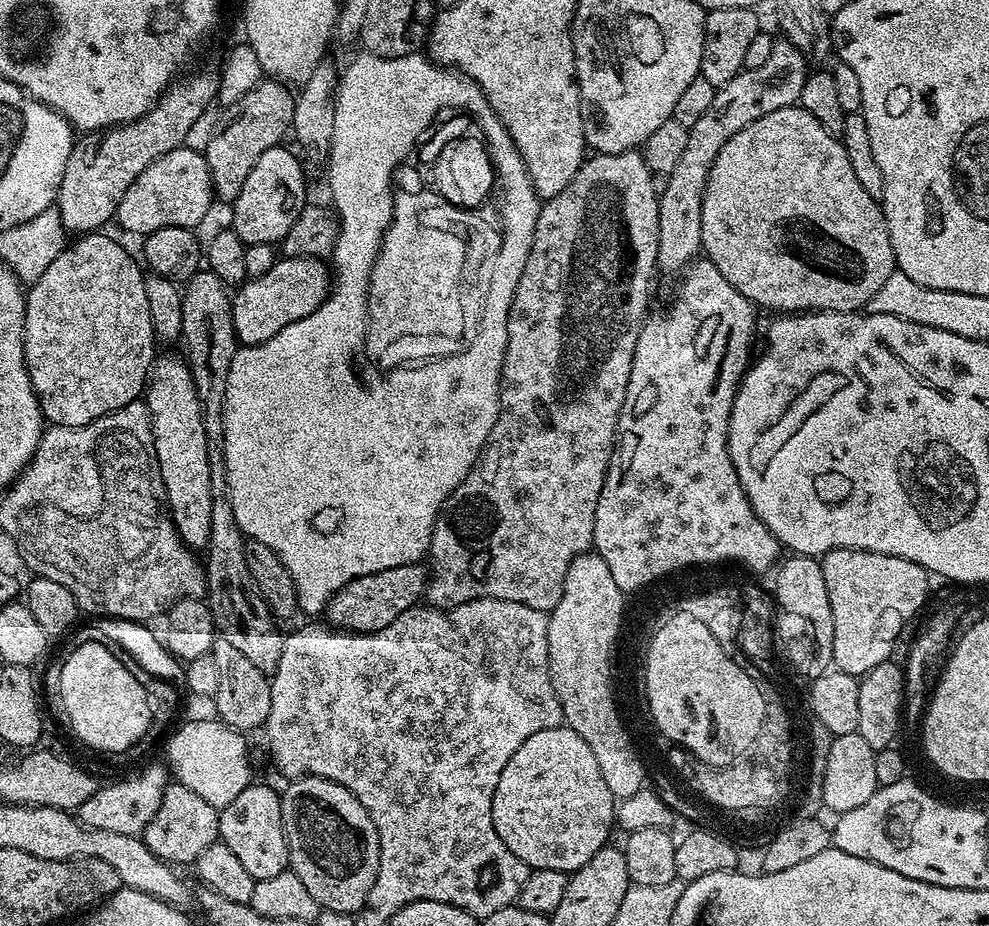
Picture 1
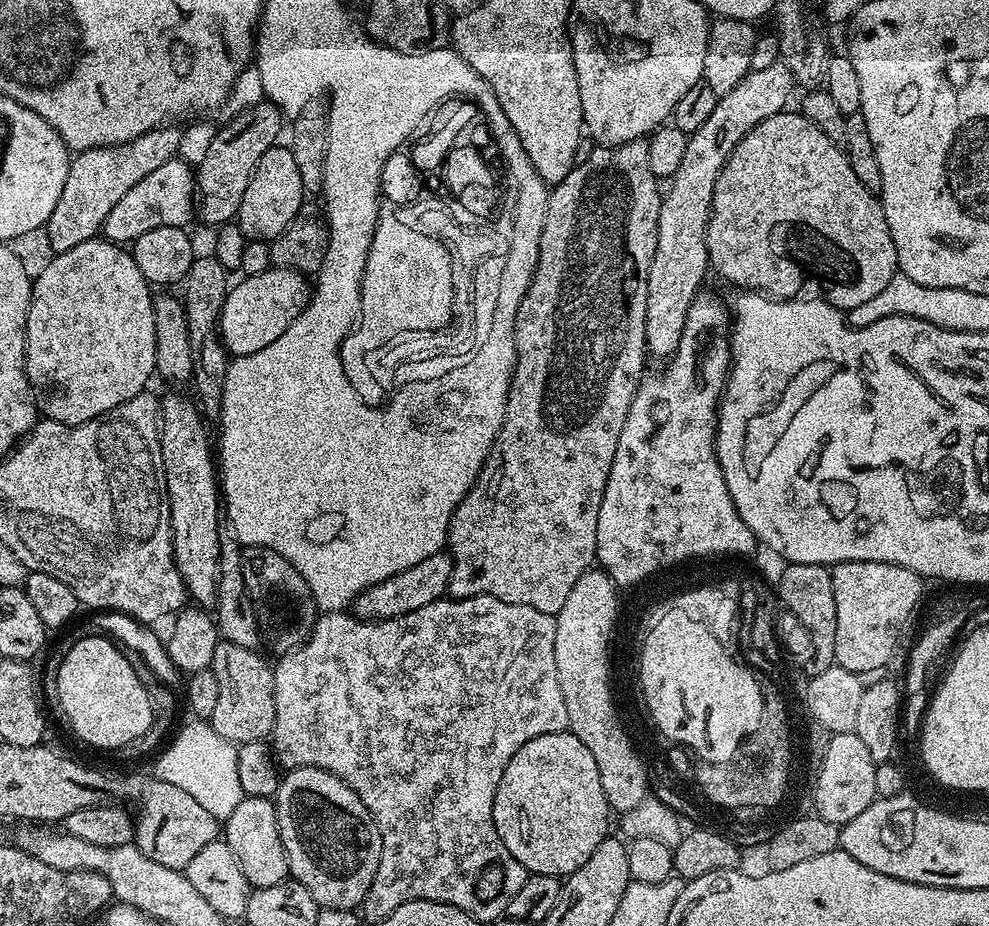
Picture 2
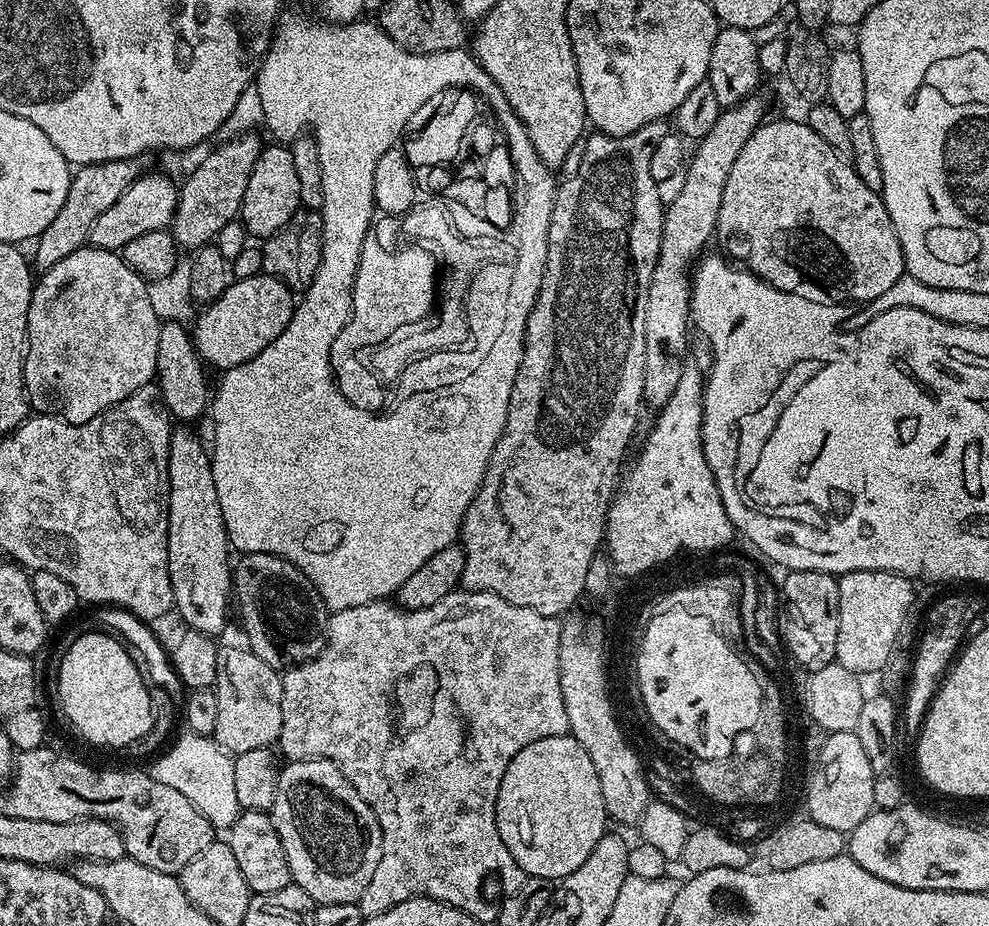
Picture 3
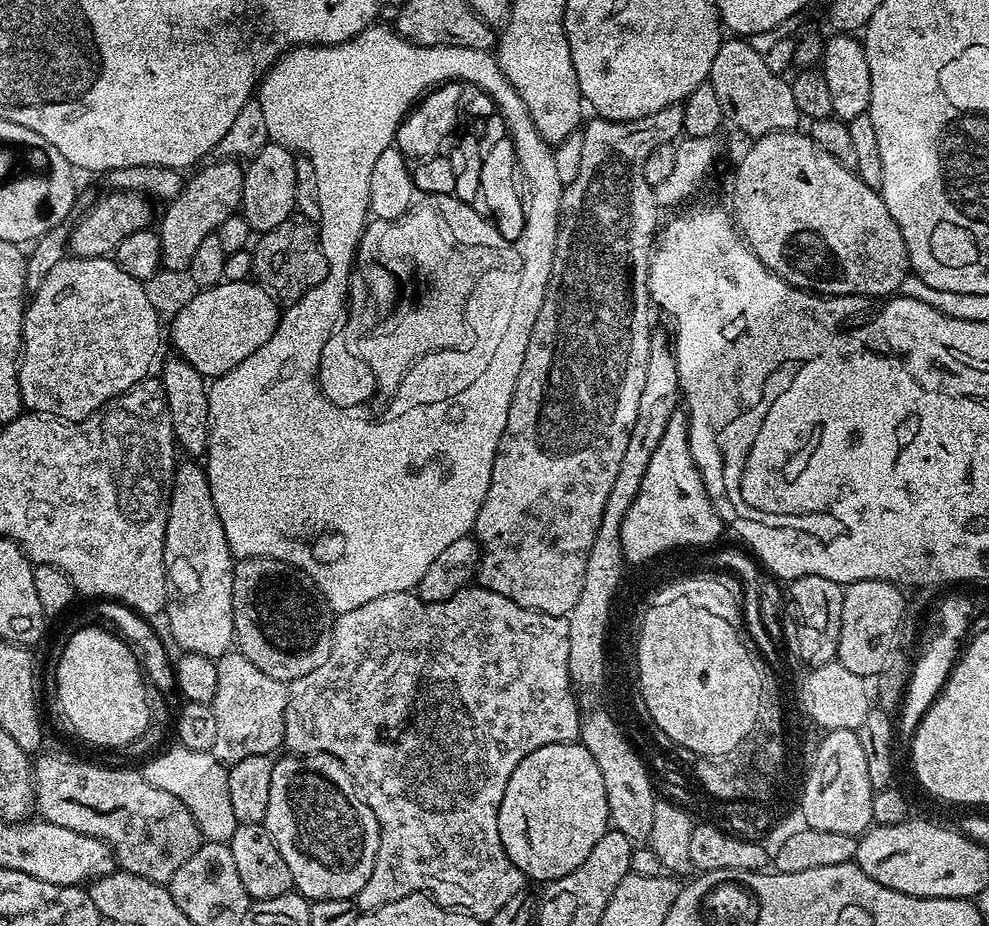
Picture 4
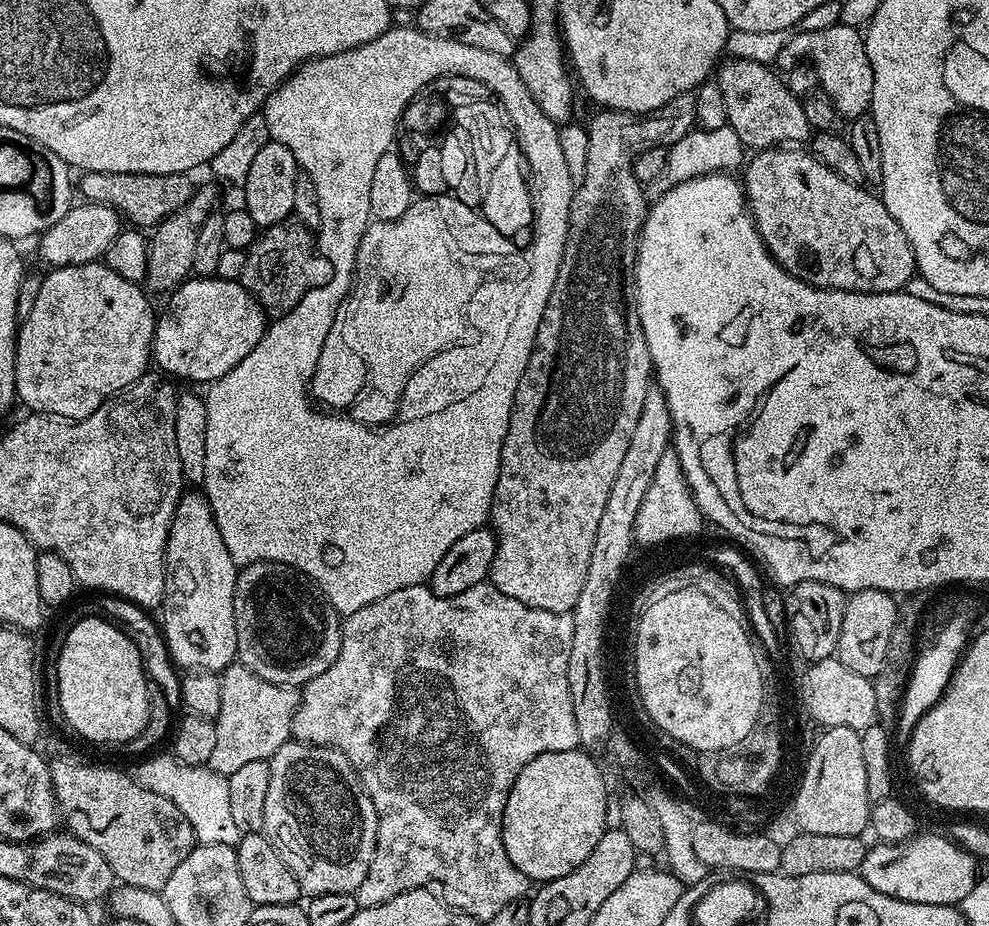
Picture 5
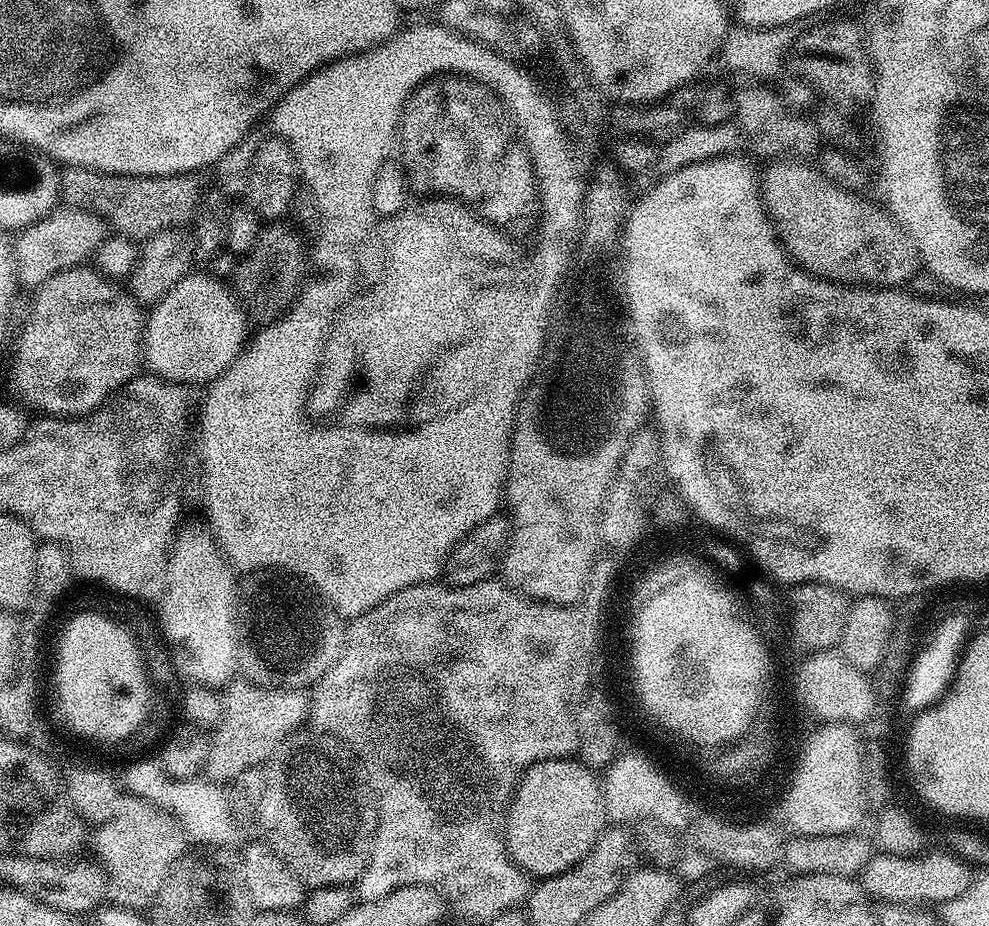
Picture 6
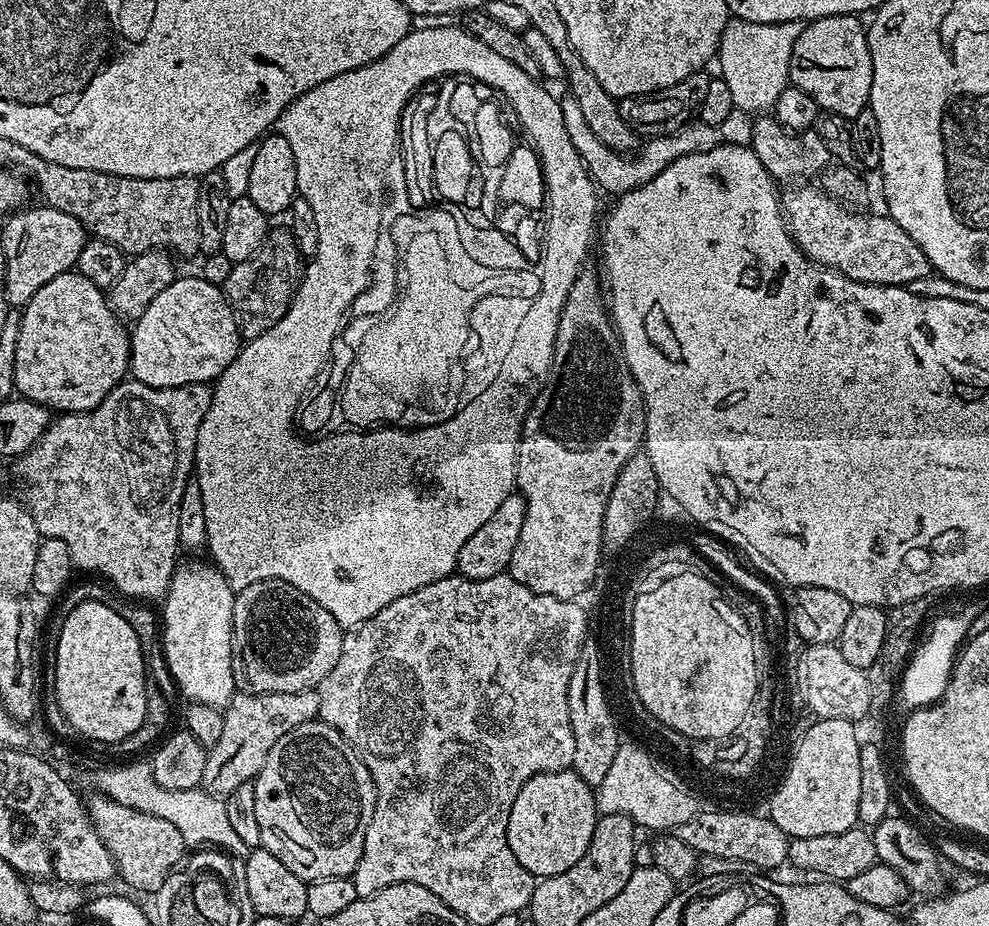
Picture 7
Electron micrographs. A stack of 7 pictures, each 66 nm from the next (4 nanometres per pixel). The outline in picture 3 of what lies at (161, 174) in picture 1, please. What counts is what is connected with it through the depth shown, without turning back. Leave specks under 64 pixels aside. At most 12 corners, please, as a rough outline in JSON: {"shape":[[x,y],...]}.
{"shape":[[168,176],[135,180],[90,226],[88,244],[120,252],[165,230],[176,212]]}

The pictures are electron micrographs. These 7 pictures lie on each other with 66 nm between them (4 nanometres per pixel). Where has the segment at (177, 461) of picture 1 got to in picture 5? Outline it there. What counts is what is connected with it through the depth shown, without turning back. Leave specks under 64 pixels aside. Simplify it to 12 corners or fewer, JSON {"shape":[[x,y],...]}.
{"shape":[[203,491],[176,503],[162,633],[173,663],[237,659],[238,565]]}

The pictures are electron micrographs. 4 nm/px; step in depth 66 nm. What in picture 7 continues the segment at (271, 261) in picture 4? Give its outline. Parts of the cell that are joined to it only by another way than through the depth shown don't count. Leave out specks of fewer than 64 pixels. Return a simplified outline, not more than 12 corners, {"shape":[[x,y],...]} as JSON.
{"shape":[[273,227],[222,287],[241,337],[286,314],[305,267]]}

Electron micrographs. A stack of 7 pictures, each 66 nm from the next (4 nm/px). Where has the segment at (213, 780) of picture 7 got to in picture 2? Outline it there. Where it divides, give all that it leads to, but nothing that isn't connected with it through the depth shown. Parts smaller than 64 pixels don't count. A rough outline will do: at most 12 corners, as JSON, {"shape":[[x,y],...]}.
{"shape":[[221,639],[212,728],[231,744],[271,737],[274,668]]}

